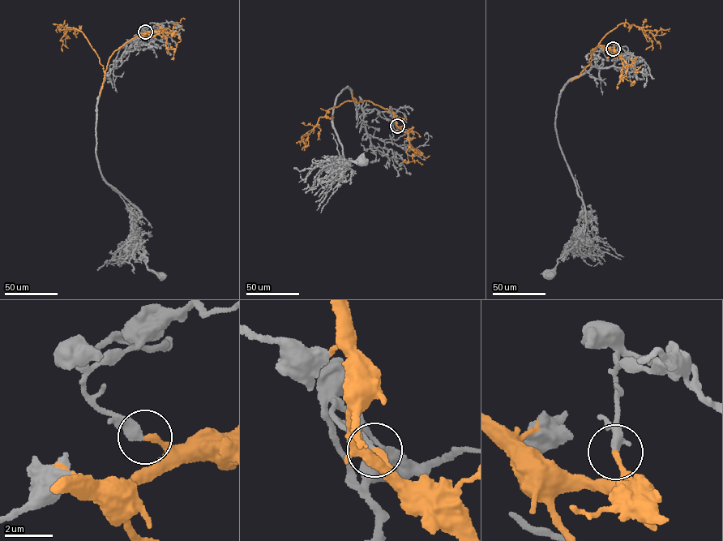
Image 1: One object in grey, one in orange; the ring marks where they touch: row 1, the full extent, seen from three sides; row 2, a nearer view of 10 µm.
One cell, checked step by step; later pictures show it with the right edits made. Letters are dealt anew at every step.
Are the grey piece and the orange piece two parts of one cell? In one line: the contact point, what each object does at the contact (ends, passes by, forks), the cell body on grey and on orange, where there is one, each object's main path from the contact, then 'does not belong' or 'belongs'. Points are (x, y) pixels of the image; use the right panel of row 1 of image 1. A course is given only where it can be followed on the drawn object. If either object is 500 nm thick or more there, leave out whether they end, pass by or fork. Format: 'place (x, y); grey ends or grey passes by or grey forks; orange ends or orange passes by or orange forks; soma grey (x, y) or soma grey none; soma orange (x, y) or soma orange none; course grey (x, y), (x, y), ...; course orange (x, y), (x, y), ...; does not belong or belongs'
place (613, 49); grey ends; orange ends; soma grey (549, 275); soma orange none; course grey (613, 48), (631, 54), (574, 76), (559, 98), (555, 131), (587, 224), (549, 275); course orange (613, 48), (600, 45), (592, 49), (589, 65), (600, 41), (622, 23), (649, 31), (660, 43), (660, 49); does not belong

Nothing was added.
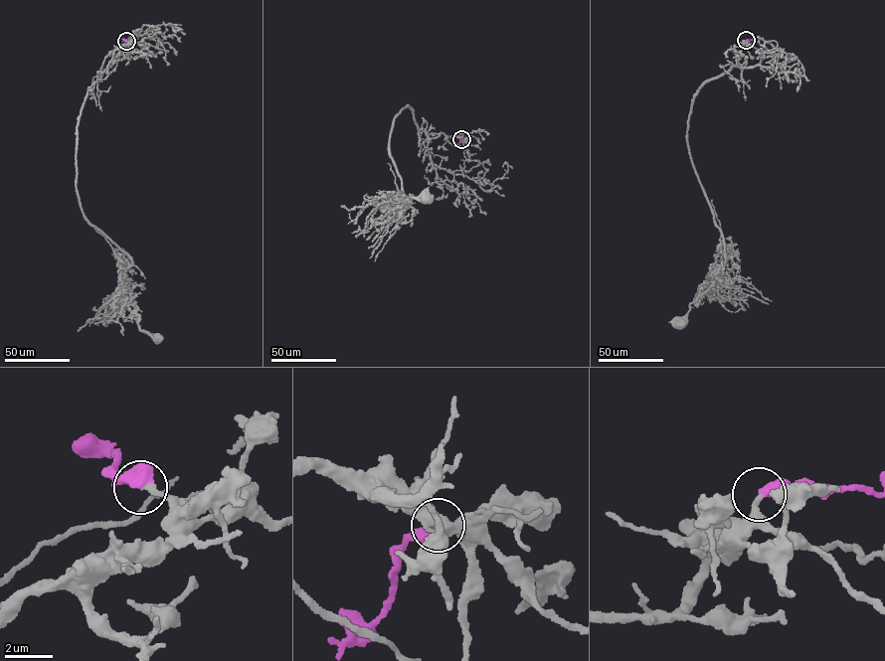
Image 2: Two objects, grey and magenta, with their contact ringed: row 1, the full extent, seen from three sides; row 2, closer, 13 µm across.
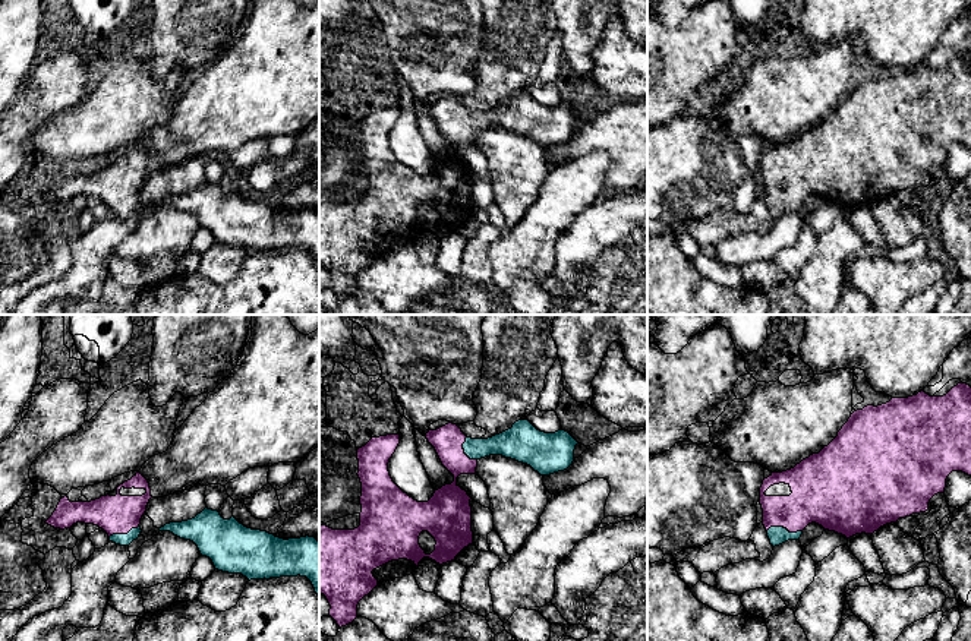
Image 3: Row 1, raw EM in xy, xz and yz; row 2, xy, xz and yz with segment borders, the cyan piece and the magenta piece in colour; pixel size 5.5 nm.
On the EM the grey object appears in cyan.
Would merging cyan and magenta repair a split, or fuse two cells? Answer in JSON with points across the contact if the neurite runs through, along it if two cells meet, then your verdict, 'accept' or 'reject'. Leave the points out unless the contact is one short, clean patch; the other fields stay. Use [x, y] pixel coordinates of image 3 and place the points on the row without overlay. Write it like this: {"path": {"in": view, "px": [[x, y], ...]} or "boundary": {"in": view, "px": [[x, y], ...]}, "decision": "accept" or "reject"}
{"decision": "accept"}

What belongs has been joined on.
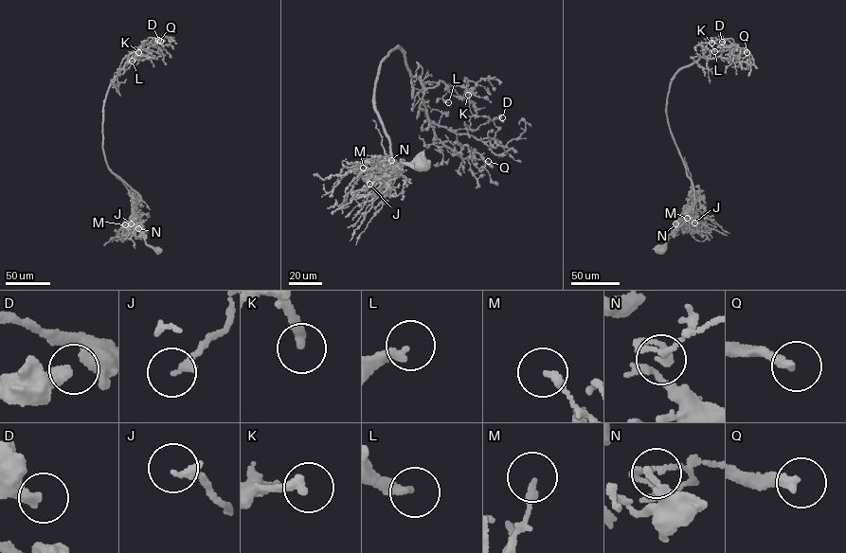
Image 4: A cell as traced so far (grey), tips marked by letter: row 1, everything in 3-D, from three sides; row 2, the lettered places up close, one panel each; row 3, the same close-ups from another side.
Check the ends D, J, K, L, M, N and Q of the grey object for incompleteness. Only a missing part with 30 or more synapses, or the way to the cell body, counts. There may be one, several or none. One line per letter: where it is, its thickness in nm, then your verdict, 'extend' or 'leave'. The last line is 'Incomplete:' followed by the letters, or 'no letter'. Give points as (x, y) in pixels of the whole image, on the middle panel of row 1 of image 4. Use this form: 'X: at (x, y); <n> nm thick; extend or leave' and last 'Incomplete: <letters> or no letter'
D: at (502, 117); 280 nm thick; leave
J: at (369, 184); 240 nm thick; leave
K: at (468, 95); 280 nm thick; leave
L: at (448, 102); 280 nm thick; leave
M: at (363, 168); 220 nm thick; leave
N: at (391, 160); 100 nm thick; leave
Q: at (488, 161); 280 nm thick; extend
Incomplete: Q

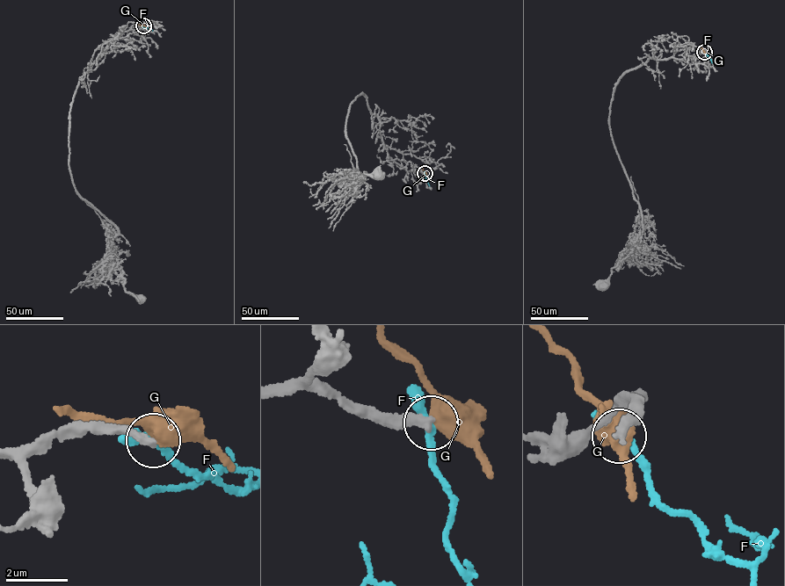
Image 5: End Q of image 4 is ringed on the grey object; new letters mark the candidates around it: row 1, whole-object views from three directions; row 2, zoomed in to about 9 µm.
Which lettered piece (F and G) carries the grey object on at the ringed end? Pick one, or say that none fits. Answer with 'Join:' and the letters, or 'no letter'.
Join: no letter

